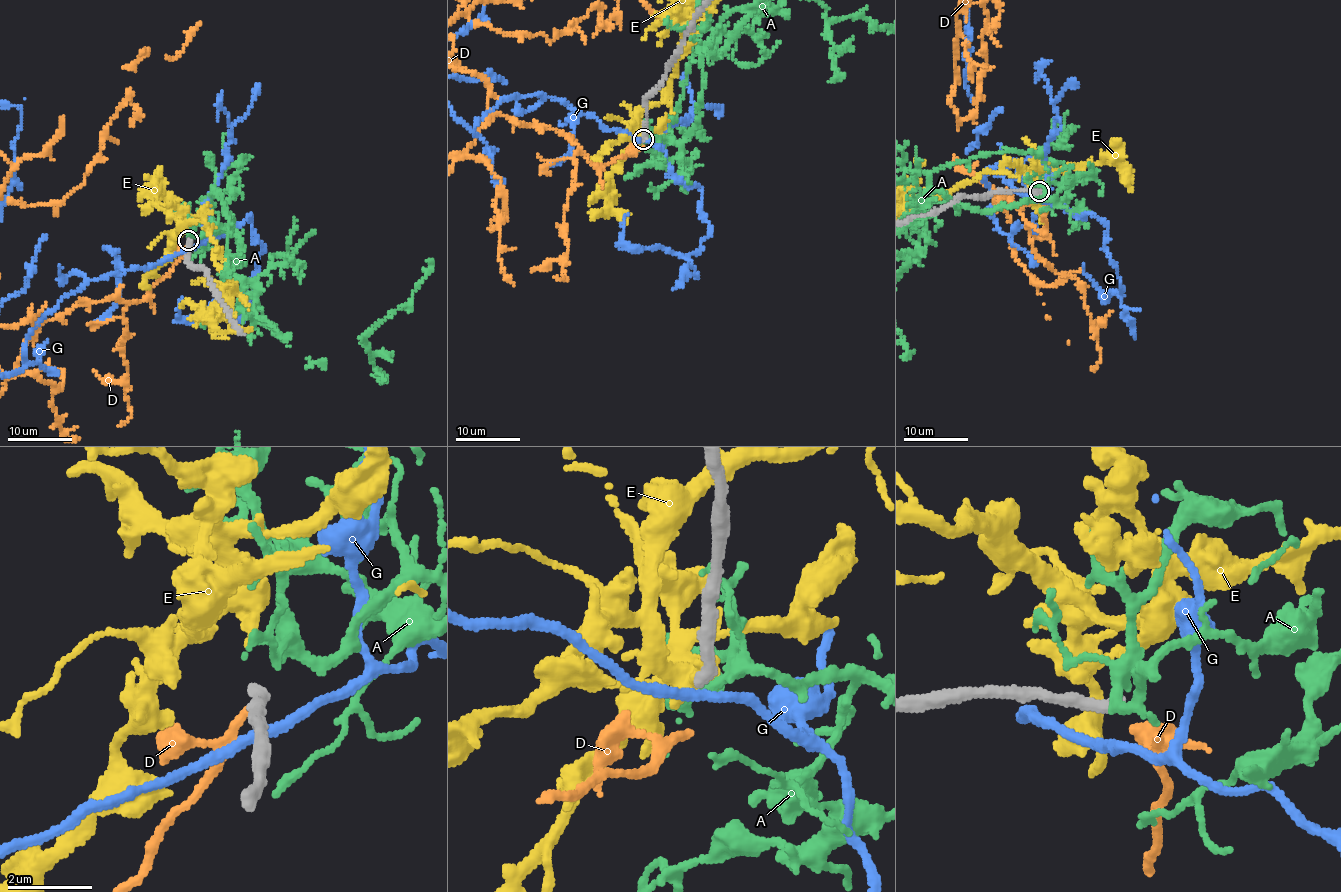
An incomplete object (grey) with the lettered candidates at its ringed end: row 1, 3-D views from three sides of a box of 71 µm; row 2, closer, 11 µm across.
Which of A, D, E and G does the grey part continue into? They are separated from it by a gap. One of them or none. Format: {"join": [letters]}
{"join": []}

